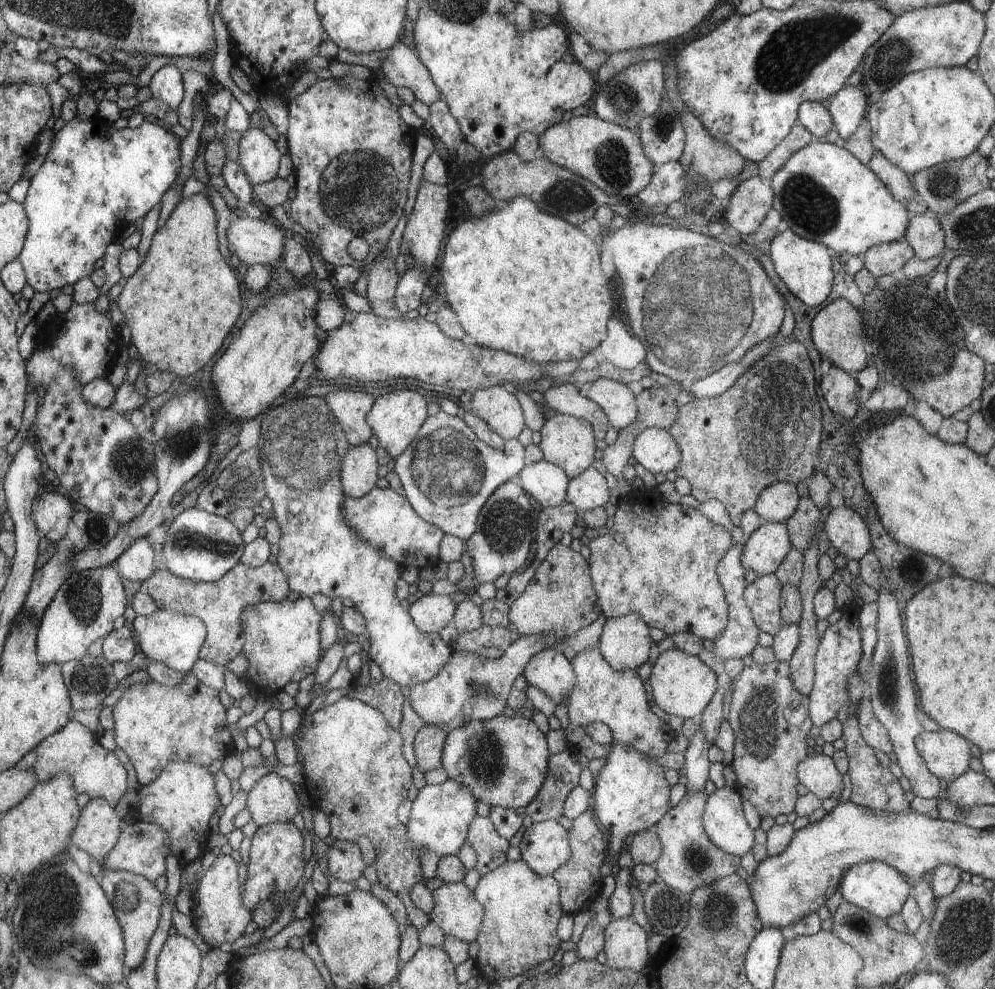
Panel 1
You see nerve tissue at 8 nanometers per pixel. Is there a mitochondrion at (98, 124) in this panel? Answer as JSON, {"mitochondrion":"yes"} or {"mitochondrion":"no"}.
{"mitochondrion":"no"}

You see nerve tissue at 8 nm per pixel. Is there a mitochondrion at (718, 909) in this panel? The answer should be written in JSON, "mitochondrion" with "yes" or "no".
{"mitochondrion":"yes"}

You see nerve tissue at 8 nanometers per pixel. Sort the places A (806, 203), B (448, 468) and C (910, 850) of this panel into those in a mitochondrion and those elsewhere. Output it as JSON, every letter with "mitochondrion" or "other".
{"A":"mitochondrion","B":"mitochondrion","C":"other"}

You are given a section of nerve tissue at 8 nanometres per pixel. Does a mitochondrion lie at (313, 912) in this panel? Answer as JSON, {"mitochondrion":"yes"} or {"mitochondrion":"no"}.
{"mitochondrion":"no"}

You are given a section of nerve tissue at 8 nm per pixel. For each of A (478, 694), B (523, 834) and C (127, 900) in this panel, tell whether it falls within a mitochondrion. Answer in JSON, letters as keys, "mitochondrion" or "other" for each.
{"A":"mitochondrion","B":"other","C":"mitochondrion"}

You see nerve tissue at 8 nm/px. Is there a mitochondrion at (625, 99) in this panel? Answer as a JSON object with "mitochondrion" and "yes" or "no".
{"mitochondrion":"yes"}

